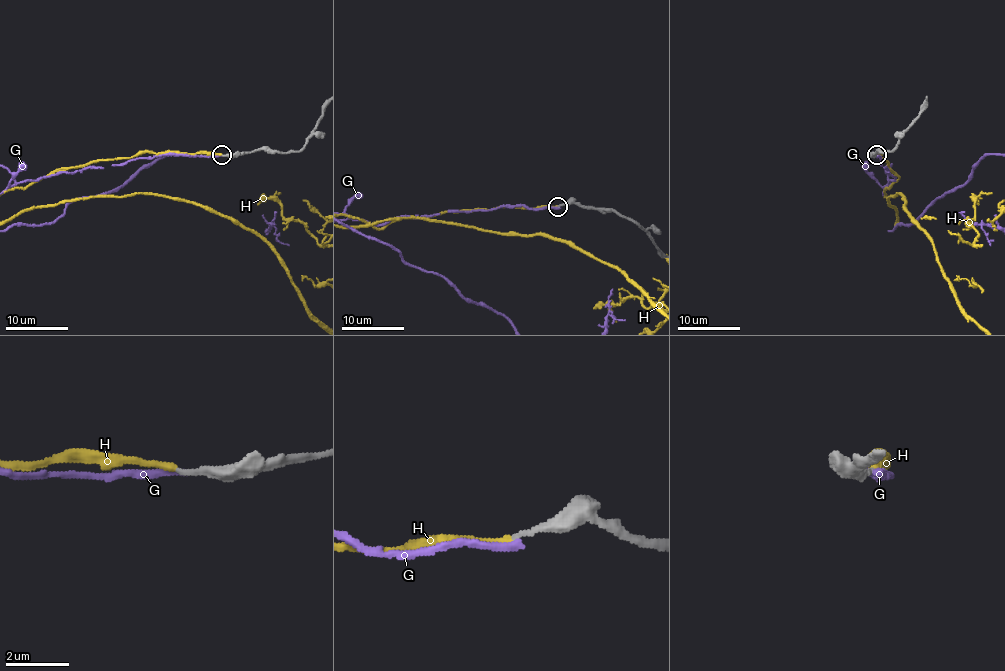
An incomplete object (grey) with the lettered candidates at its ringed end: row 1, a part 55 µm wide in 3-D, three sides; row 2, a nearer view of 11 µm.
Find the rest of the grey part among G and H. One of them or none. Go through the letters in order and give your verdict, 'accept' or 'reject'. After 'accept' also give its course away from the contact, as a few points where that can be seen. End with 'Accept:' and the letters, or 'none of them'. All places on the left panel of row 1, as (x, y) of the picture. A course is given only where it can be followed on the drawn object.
G: reject
H: accept
Accept: H

